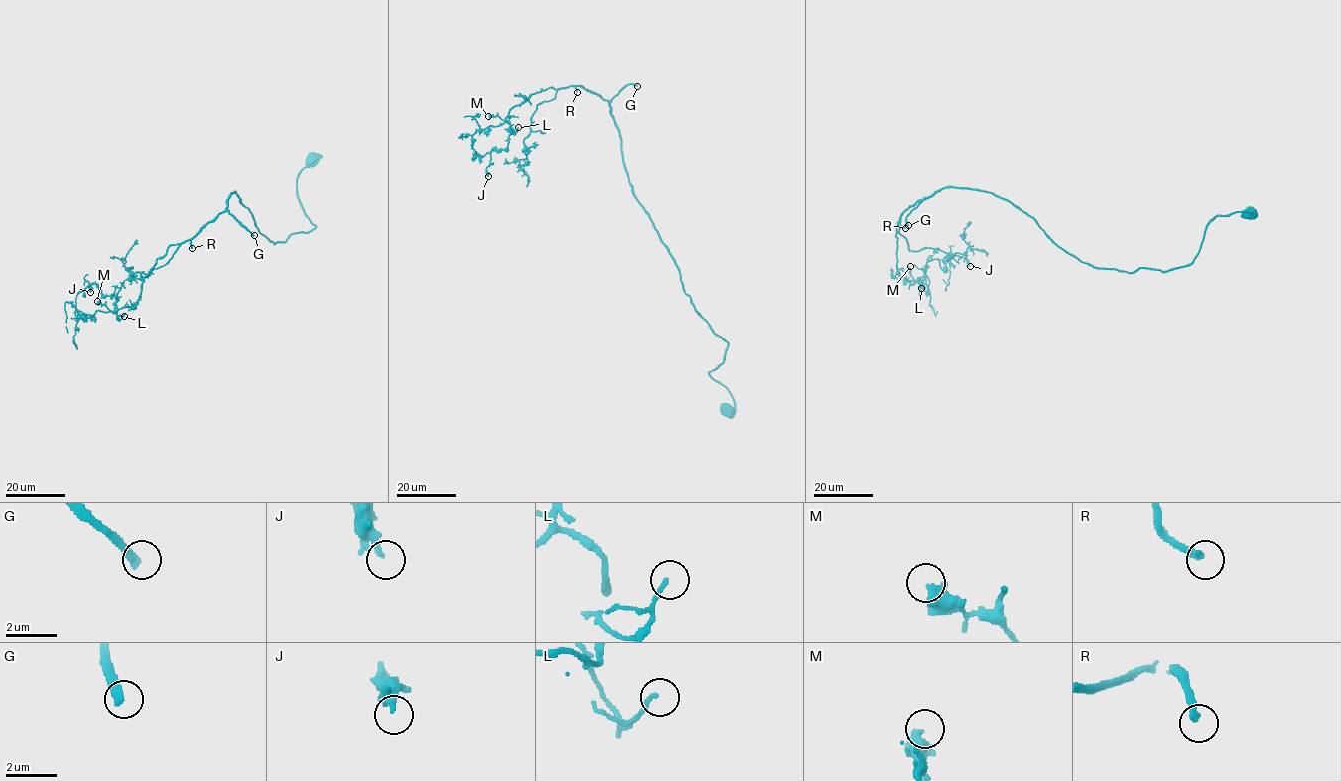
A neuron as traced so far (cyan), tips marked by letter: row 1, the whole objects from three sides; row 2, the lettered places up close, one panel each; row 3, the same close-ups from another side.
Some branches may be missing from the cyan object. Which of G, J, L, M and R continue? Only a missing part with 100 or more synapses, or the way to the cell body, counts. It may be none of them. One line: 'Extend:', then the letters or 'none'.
Extend: G, R

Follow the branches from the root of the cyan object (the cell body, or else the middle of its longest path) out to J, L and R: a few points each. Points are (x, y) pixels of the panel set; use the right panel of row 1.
J: (1248, 214), (1213, 219), (1190, 263), (1130, 272), (991, 192), (947, 187), (900, 215), (901, 276), (970, 266)
L: (1248, 214), (1213, 219), (1190, 263), (1128, 272), (947, 187), (896, 228), (896, 270), (921, 288)
R: (1248, 214), (1218, 215), (1190, 263), (1164, 272), (1093, 267), (975, 189), (920, 199), (905, 228)

